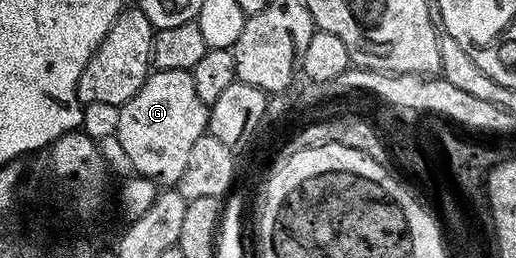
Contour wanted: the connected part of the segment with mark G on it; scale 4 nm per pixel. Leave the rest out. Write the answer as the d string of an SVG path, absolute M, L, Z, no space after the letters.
M188 71L152 72L145 87L141 87L139 94L128 105L122 106L118 113L117 136L121 147L125 147L125 155L129 155L132 170L140 178L154 181L156 186L178 186L185 175L185 167L189 167L189 155L193 155L193 147L197 147L199 140L208 136L211 124L209 107L201 103L201 95L197 95L194 76Z

